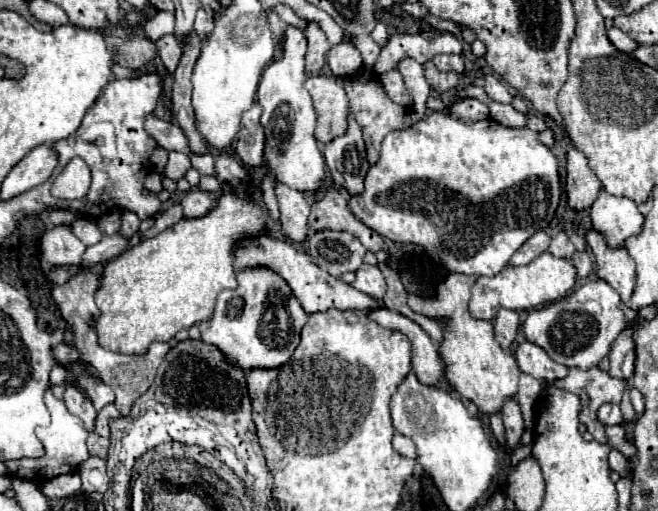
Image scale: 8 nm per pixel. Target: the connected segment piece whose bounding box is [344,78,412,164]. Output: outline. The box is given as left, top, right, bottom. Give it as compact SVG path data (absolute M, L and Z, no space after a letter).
M344 78L344 88L346 94L350 98L350 108L364 132L364 142L366 142L366 152L368 152L368 162L376 164L380 158L380 144L382 138L392 132L392 130L404 130L412 126L412 118L410 118L410 110L396 104L394 100L390 100L390 96L384 92L382 84L378 80L370 80L366 84L360 84L352 78Z

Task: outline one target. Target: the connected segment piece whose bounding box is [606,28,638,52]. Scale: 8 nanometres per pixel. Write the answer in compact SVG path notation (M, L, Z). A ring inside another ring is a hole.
M610 28L606 34L608 34L610 42L614 44L614 48L620 50L620 52L630 52L630 50L634 50L634 48L638 46L634 40L630 40L630 38L628 38L622 30L618 30L618 28Z

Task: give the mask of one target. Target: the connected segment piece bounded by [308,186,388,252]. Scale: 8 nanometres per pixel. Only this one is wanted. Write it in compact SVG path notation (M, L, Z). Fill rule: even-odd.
M334 186L324 188L320 200L316 200L310 206L308 226L310 226L310 232L322 232L322 230L344 230L344 232L350 232L370 252L388 250L386 244L384 244L384 238L380 234L376 234L374 230L364 226L360 220L356 220L350 214L346 198Z

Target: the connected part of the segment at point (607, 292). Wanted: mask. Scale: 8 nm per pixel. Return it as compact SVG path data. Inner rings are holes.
M590 280L566 298L532 310L524 320L522 330L528 342L542 346L556 362L588 370L598 366L602 356L610 352L612 342L626 328L626 318L620 306L620 296L608 282Z

